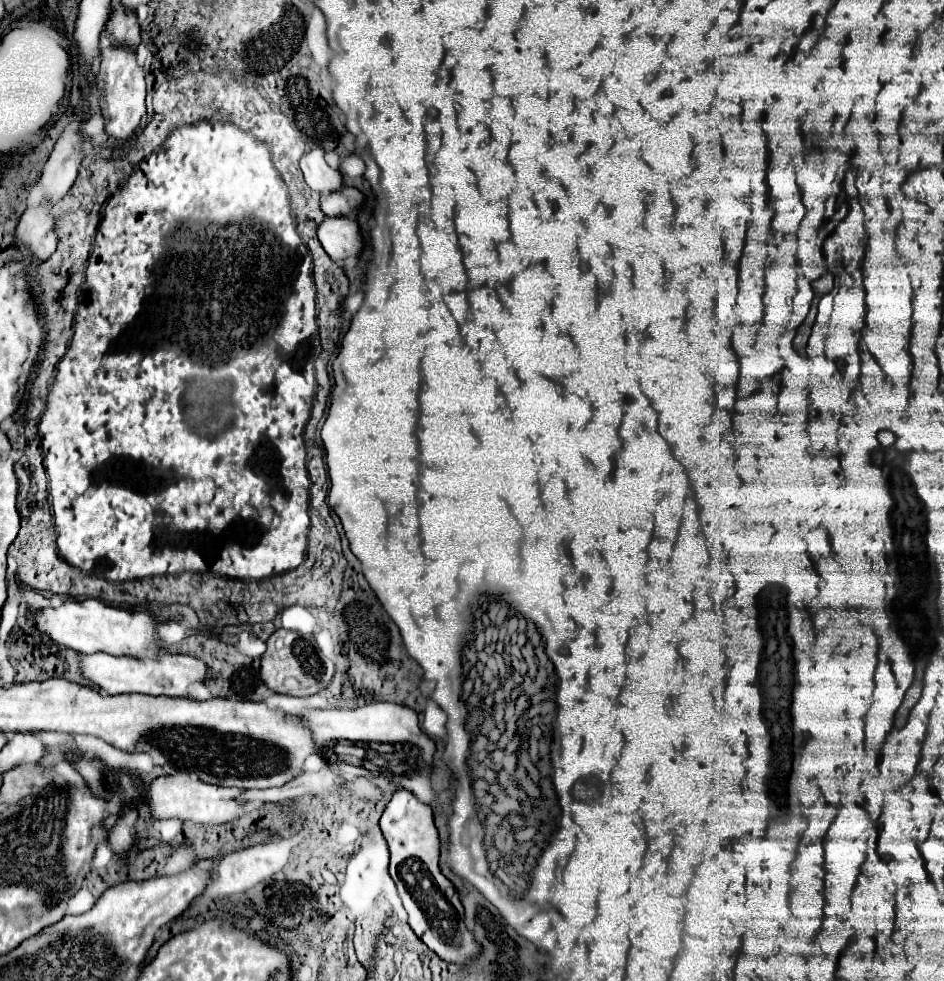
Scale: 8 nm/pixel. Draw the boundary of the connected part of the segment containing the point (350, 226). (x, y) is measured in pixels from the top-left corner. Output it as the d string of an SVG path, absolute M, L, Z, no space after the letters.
M326 217L318 225L318 239L336 263L342 263L348 257L358 257L362 249L358 223L348 217Z

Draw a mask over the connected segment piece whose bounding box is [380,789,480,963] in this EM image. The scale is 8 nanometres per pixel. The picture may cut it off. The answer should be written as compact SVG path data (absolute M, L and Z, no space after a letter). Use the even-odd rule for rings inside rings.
M398 789L386 803L380 827L390 847L390 875L398 885L412 931L444 961L466 963L478 955L480 945L464 925L464 909L458 893L438 869L438 831L430 805L422 803L414 793Z

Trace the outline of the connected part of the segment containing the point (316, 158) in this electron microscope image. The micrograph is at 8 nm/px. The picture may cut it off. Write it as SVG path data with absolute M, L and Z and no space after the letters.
M322 147L308 149L300 159L300 169L304 173L304 181L308 183L308 187L318 193L338 191L344 185L340 171L332 169L326 163Z

